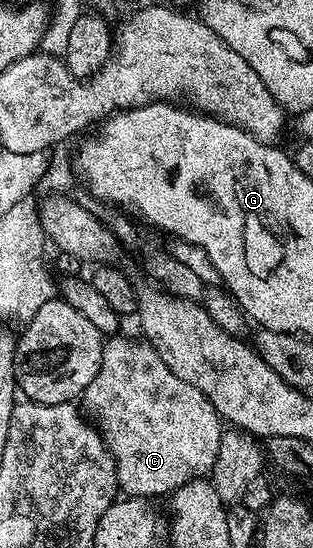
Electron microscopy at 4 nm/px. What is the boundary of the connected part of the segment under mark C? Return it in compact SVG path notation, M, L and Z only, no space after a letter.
M117 334L105 339L98 374L94 374L94 382L86 386L82 404L94 417L94 423L108 445L108 453L116 460L119 491L128 498L167 497L182 485L211 473L214 458L218 458L218 442L222 442L226 428L202 390L175 376L147 340L131 340L124 335Z

